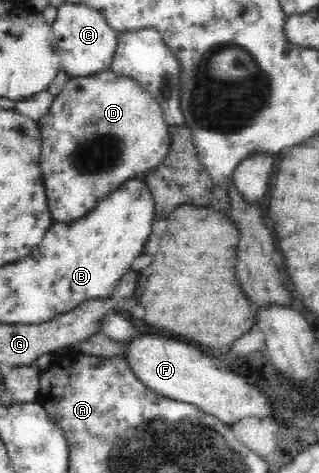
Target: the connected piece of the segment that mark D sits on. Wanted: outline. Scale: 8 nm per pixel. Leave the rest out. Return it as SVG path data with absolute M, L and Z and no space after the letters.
M109 69L92 76L75 76L63 84L47 113L36 122L42 139L39 162L53 224L70 224L85 218L101 199L123 186L123 183L143 178L155 170L170 151L169 125L152 94L144 90L139 82Z

